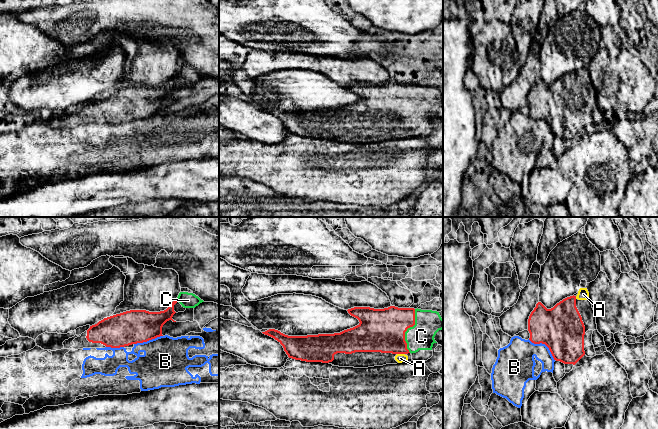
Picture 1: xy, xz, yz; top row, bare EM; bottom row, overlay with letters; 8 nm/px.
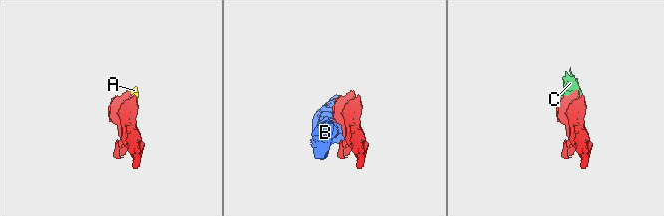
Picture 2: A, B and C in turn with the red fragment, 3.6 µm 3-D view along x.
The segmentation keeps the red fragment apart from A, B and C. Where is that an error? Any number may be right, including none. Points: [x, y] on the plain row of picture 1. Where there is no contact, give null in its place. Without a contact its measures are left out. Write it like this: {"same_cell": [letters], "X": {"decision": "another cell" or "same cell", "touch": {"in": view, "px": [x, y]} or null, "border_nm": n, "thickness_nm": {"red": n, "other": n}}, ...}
{"same_cell": ["A", "C"], "A": {"decision": "same cell", "touch": {"in": "xz", "px": [401, 129]}, "border_nm": 60, "thickness_nm": {"red": 360, "other": 70}}, "B": {"decision": "another cell", "touch": {"in": "yz", "px": [544, 119]}, "border_nm": 280, "thickness_nm": {"red": 360, "other": 280}}, "C": {"decision": "same cell", "touch": {"in": "xz", "px": [406, 106]}, "border_nm": 360, "thickness_nm": {"red": 360, "other": 200}}}

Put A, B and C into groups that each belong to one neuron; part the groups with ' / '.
A C / B

